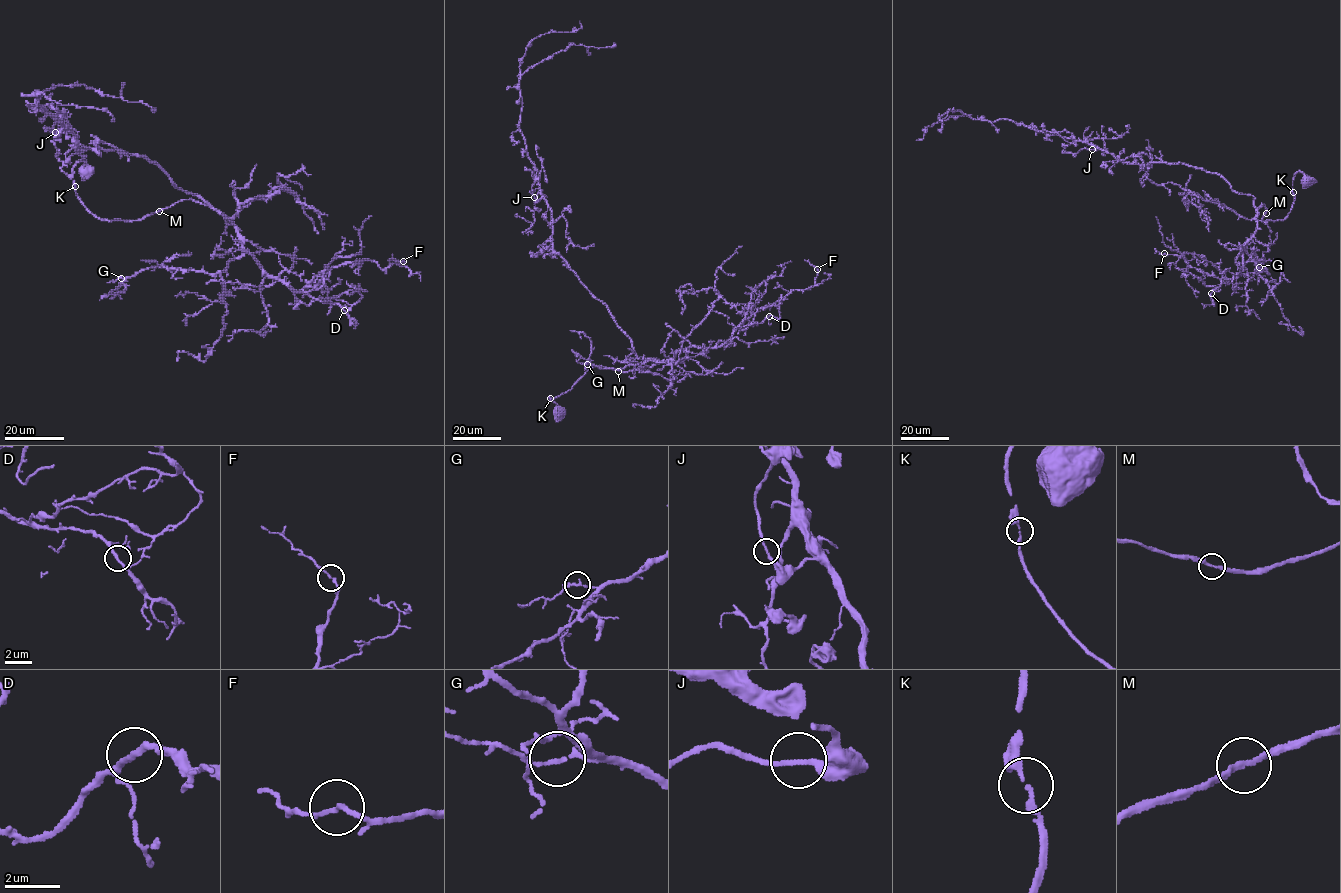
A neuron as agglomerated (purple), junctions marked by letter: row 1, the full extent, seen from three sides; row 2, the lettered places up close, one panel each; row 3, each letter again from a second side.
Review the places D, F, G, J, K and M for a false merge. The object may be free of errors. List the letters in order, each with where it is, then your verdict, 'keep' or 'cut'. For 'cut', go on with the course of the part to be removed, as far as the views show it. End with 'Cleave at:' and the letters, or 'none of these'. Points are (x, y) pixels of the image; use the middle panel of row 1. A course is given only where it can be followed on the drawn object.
D: place (769, 316); keep
F: place (817, 269); keep
G: place (587, 364); keep
J: place (534, 197); keep
K: place (550, 398); keep
M: place (618, 371); keep
Cleave at: none of these

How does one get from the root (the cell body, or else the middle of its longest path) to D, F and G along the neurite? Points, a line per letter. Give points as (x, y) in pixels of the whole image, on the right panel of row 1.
D: (1307, 182), (1296, 173), (1284, 219), (1262, 221), (1262, 203), (1241, 272), (1211, 294)
F: (1307, 182), (1296, 173), (1284, 219), (1262, 221), (1262, 203), (1233, 278), (1197, 254), (1164, 253)
G: (1307, 182), (1296, 173), (1284, 219), (1262, 221), (1257, 209), (1243, 248), (1256, 265), (1265, 258), (1259, 267)

